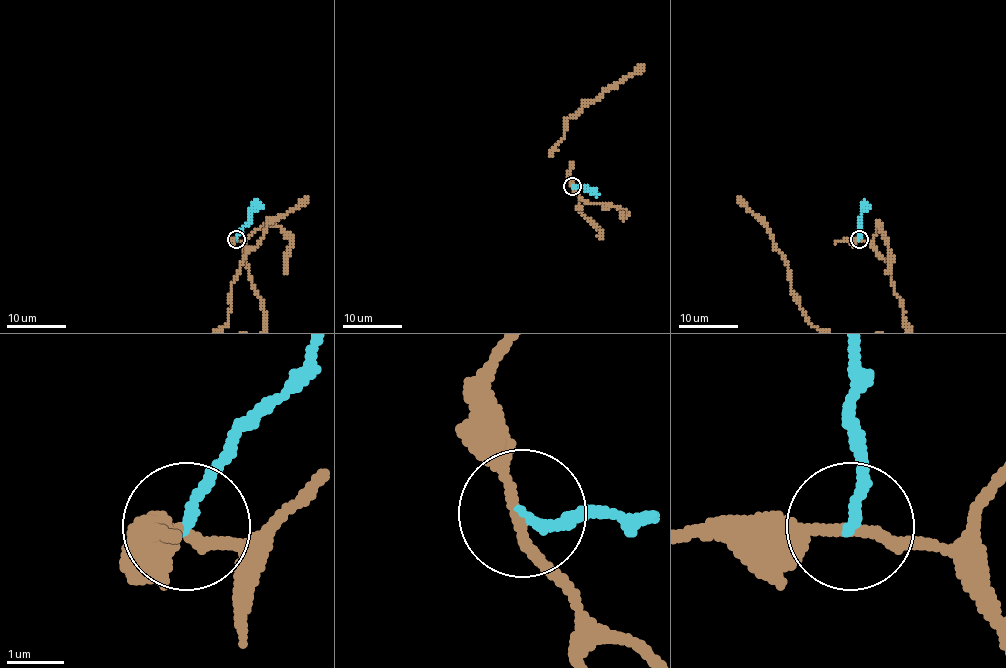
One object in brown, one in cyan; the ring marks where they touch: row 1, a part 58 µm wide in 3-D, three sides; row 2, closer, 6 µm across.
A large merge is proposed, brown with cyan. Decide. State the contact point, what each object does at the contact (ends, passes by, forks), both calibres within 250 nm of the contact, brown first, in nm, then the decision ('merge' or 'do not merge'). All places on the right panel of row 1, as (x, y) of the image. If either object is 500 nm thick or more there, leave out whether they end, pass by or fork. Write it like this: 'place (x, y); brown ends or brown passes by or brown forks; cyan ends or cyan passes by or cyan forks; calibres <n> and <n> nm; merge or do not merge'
place (859, 239); brown passes by; cyan ends; calibres 170 and 190 nm; do not merge

